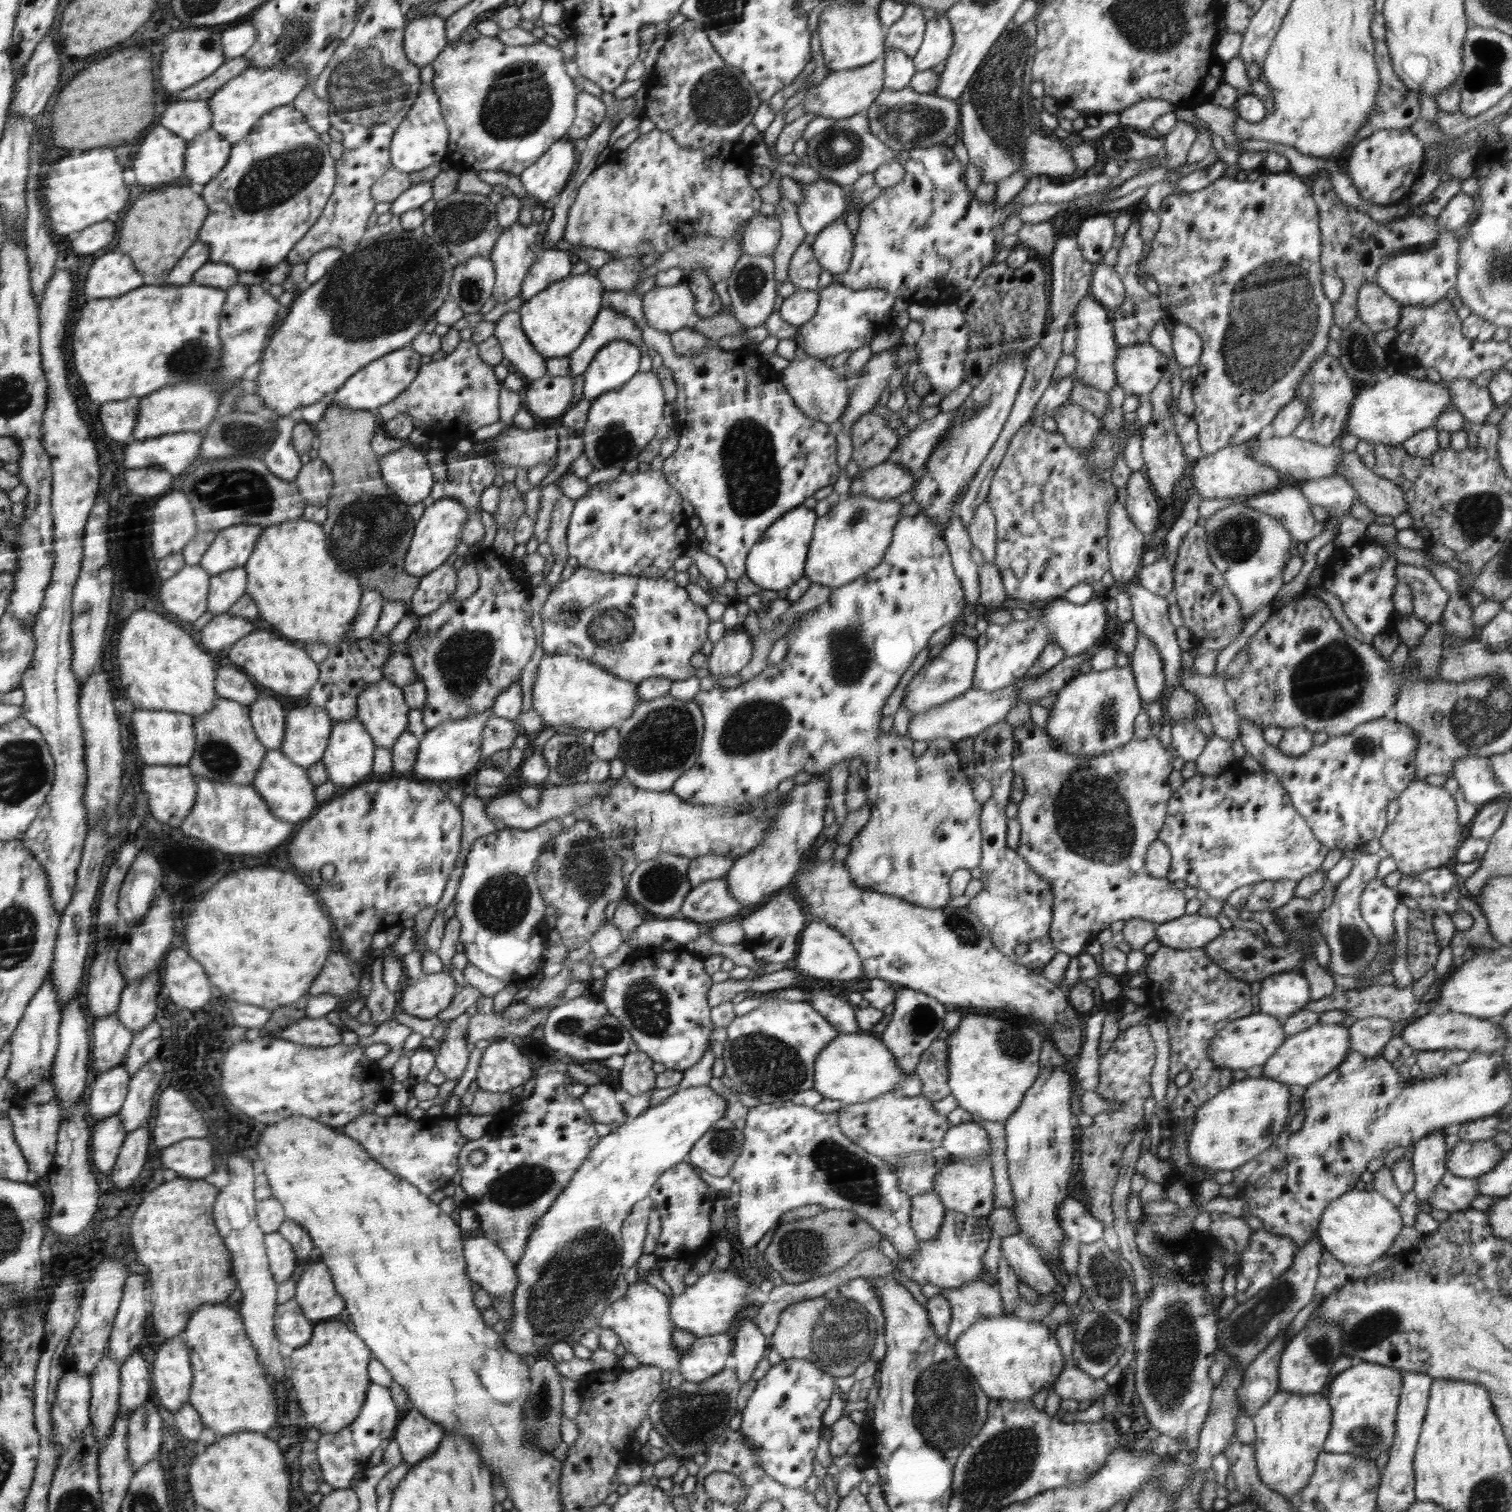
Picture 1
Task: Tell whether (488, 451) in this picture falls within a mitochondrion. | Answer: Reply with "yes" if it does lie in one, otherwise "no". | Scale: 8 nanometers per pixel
no

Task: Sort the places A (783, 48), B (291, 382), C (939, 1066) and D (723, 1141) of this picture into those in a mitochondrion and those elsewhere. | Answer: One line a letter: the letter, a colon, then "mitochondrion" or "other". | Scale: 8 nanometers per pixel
A: other
B: other
C: other
D: mitochondrion

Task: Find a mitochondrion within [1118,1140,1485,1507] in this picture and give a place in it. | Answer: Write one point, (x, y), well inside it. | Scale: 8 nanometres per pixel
(1170, 1363)

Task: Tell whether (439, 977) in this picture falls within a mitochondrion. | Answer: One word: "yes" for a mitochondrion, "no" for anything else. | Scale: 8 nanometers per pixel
no

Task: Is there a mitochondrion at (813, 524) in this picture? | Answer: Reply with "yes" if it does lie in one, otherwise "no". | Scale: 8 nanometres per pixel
no

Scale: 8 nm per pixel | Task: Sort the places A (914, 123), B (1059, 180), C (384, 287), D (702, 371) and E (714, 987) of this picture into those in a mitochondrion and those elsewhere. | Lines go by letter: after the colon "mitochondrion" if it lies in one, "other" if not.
A: mitochondrion
B: other
C: mitochondrion
D: other
E: other

